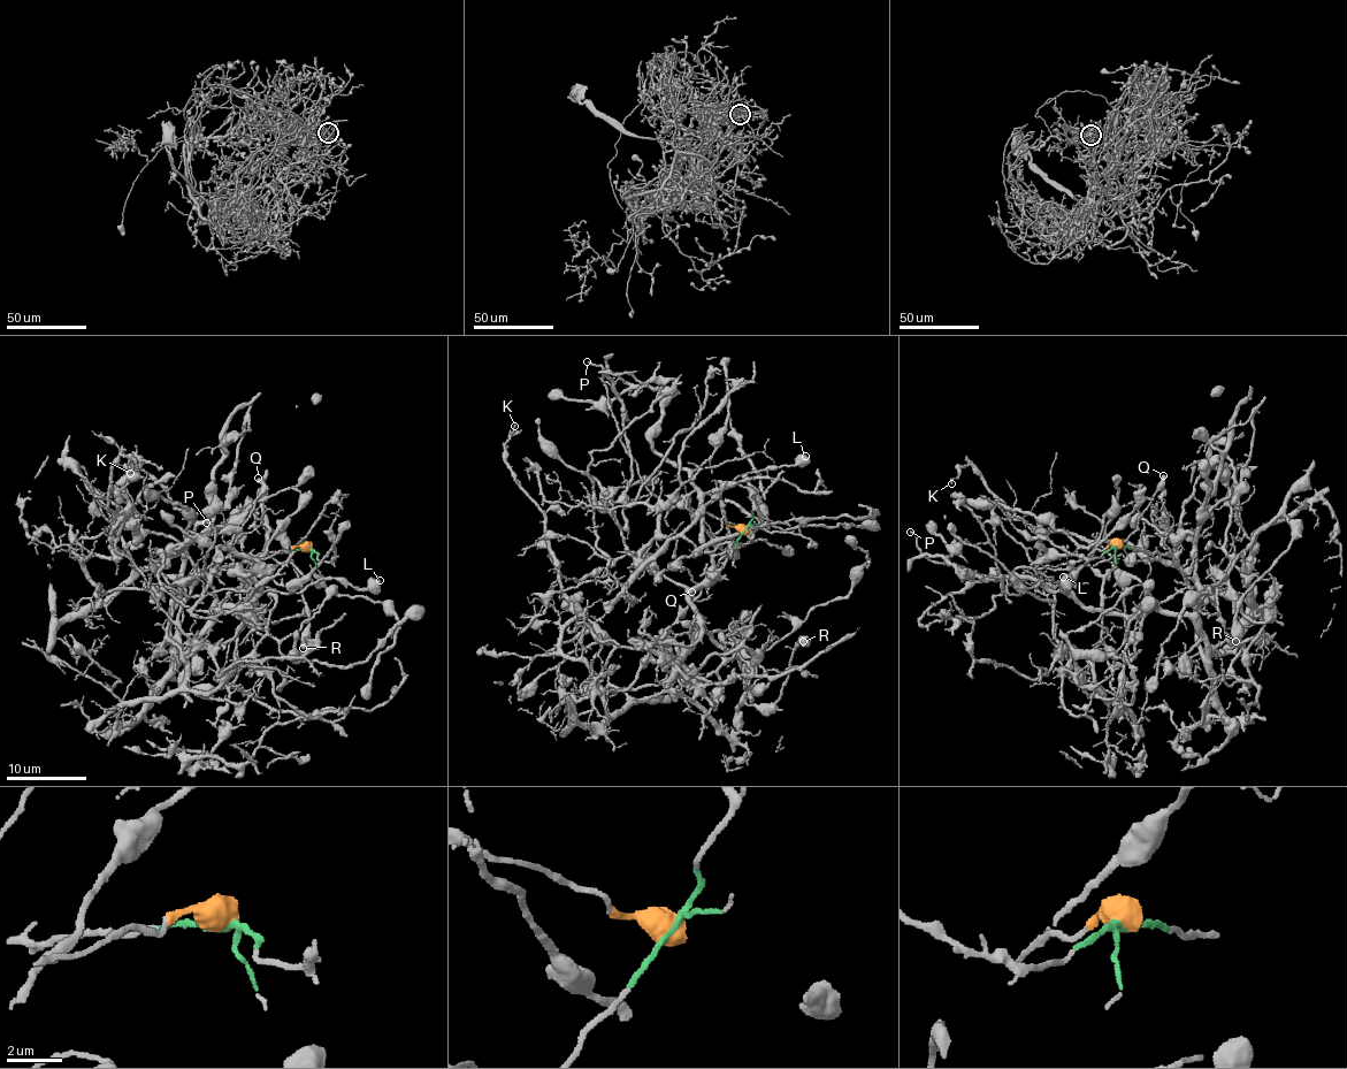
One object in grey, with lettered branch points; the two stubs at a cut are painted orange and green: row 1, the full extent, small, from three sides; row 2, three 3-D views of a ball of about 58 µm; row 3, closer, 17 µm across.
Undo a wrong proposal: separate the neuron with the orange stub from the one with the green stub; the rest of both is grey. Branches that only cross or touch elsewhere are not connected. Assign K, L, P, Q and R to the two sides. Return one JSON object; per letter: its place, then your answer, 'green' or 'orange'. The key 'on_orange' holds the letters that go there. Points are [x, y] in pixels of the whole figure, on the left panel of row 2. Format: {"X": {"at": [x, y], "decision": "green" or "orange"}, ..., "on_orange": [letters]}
{"K": {"at": [130, 473], "decision": "green"}, "L": {"at": [380, 580], "decision": "green"}, "P": {"at": [206, 522], "decision": "orange"}, "Q": {"at": [258, 478], "decision": "orange"}, "R": {"at": [303, 648], "decision": "green"}, "on_orange": ["P", "Q"]}

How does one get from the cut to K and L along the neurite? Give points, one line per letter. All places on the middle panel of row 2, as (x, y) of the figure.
K: (745, 531), (626, 687), (605, 692), (563, 651), (574, 604), (544, 510), (518, 485), (504, 447), (514, 426)
L: (745, 531), (664, 642), (689, 646), (702, 625), (689, 600), (712, 565), (699, 503), (706, 491), (805, 456)

